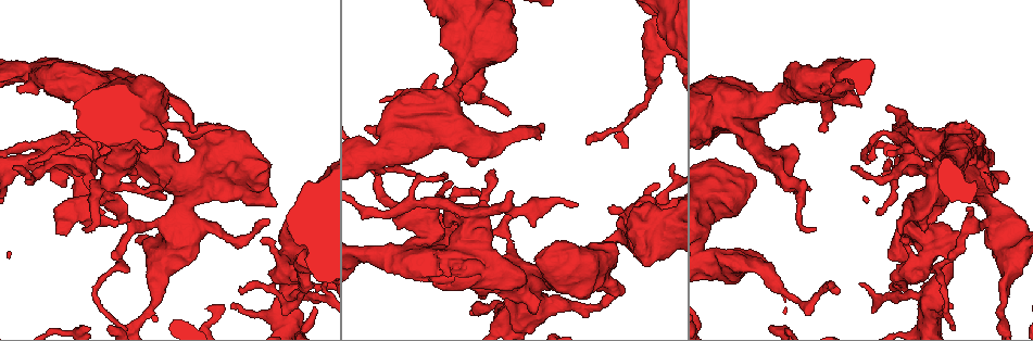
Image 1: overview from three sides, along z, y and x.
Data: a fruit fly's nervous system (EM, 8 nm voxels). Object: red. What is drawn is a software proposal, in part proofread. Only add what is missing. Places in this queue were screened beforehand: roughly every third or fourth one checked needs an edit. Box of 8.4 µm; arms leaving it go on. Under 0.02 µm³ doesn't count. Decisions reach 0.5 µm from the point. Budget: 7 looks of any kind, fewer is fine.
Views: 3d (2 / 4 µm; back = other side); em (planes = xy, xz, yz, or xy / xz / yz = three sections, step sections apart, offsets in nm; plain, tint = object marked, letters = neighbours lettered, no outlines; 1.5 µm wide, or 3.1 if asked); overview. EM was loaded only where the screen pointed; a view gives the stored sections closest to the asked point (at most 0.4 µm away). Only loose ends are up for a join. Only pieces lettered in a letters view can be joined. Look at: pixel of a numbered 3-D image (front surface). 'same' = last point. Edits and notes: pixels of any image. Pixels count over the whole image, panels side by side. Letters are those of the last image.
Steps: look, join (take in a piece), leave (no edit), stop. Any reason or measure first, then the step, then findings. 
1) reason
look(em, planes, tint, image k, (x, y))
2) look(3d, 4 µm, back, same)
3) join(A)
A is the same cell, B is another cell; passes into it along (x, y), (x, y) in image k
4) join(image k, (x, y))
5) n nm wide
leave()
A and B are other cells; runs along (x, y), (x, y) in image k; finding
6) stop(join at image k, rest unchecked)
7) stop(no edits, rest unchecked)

free end
look(em, xz, step 4, letters, image 1, (613, 207))

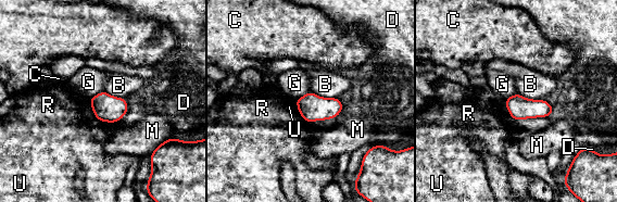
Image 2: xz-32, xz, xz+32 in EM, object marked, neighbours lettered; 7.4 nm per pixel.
leave()
B, C, D, G, M, R and U are other cells; none of them fits

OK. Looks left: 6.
look(3d, 2 µm, image 1, (231, 303))

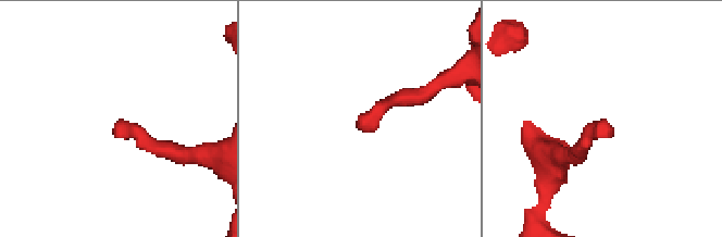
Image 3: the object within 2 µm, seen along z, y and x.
now the EM
look(em, yz, step 8, letters, image 3, (603, 120))

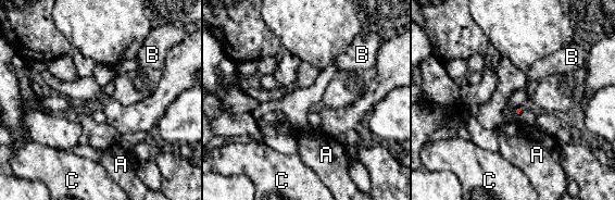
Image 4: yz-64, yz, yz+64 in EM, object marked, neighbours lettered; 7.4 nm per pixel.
another direction
look(em, planes, letters, same)

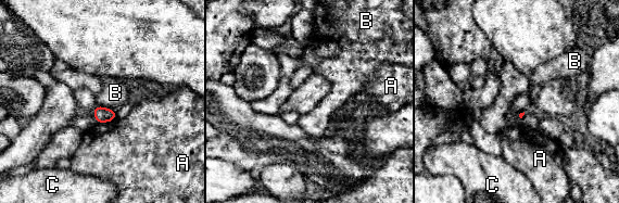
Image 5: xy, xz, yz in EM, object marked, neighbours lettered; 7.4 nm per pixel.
leave()
A, B and C are other cells; no lettered piece goes on from it

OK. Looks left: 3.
an open end
look(em, xz, step 4, letters, image 1, (193, 131))

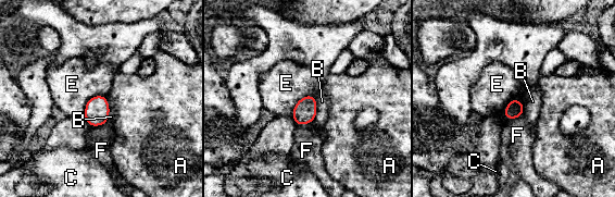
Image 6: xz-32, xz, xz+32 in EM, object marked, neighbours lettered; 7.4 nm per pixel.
leave()
A, B, C, E and F are other cells; none of them fits

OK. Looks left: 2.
stop(no edits, rest unchecked)

